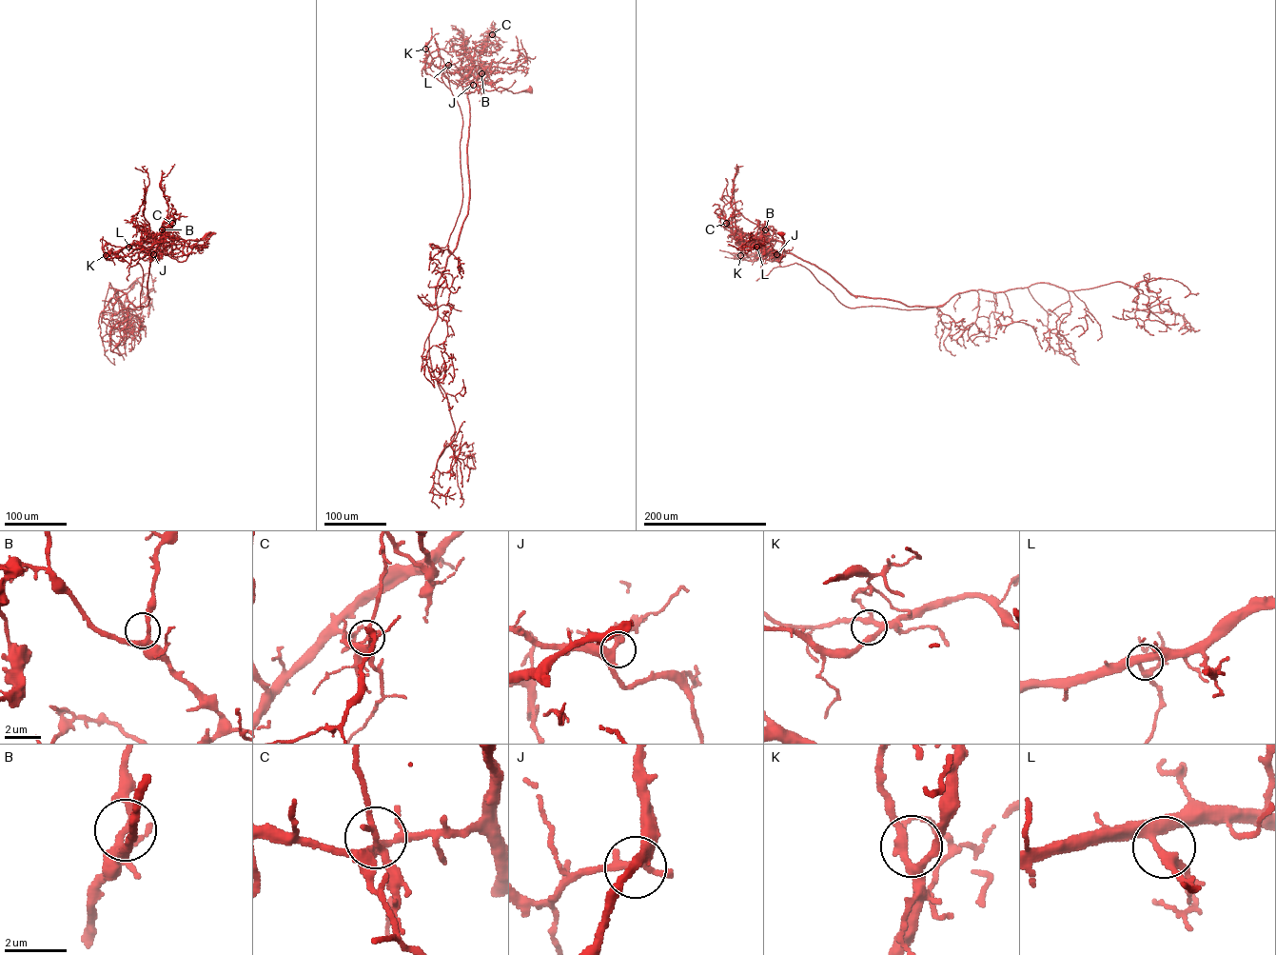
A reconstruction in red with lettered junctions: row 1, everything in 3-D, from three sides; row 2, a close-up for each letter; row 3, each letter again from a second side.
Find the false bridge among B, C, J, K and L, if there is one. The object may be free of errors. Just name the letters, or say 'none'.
C

